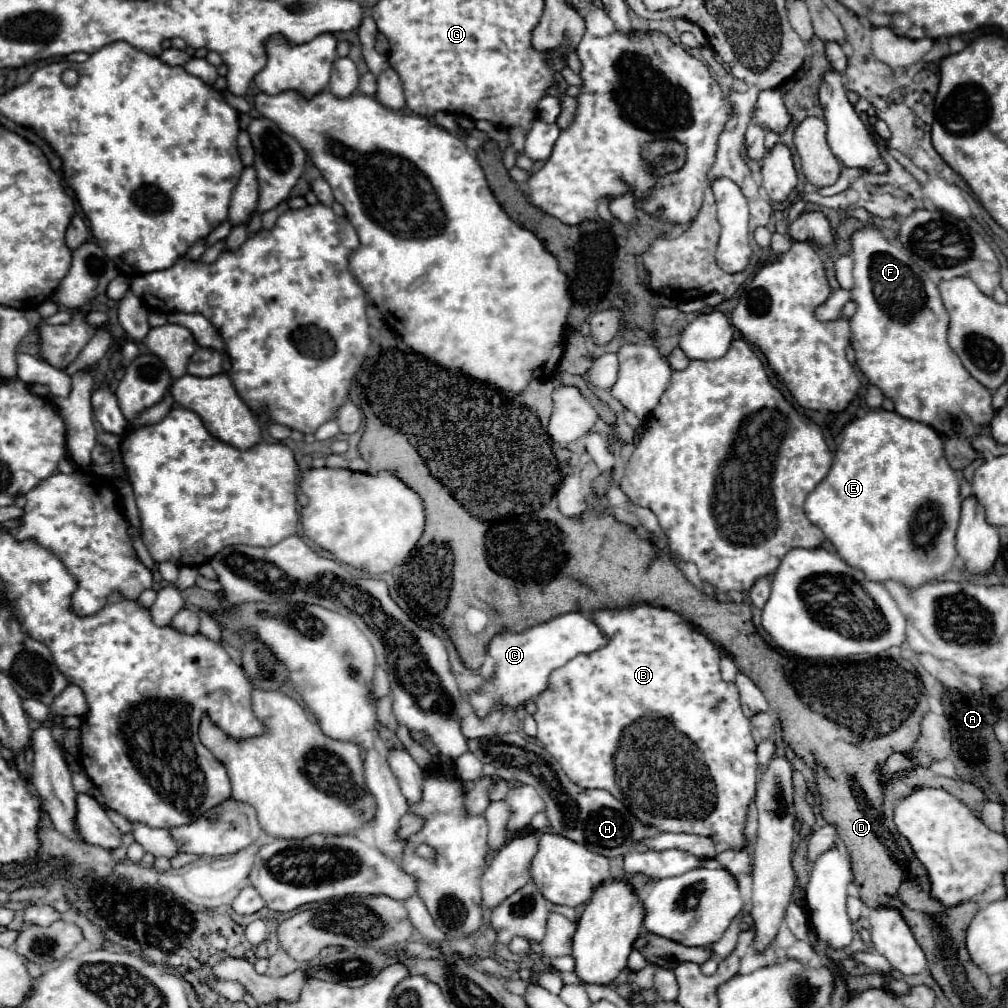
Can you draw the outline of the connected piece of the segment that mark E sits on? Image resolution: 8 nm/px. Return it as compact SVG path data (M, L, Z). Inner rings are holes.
M875 409L861 419L853 419L843 429L843 443L835 451L835 461L829 475L807 495L805 513L813 525L831 541L837 555L853 569L861 571L869 581L885 583L889 579L917 589L919 585L943 577L957 561L955 531L959 525L961 495L959 477L943 457L941 435L917 421L903 419L897 413ZM917 519L931 519L935 541L925 547L913 543L911 525Z

